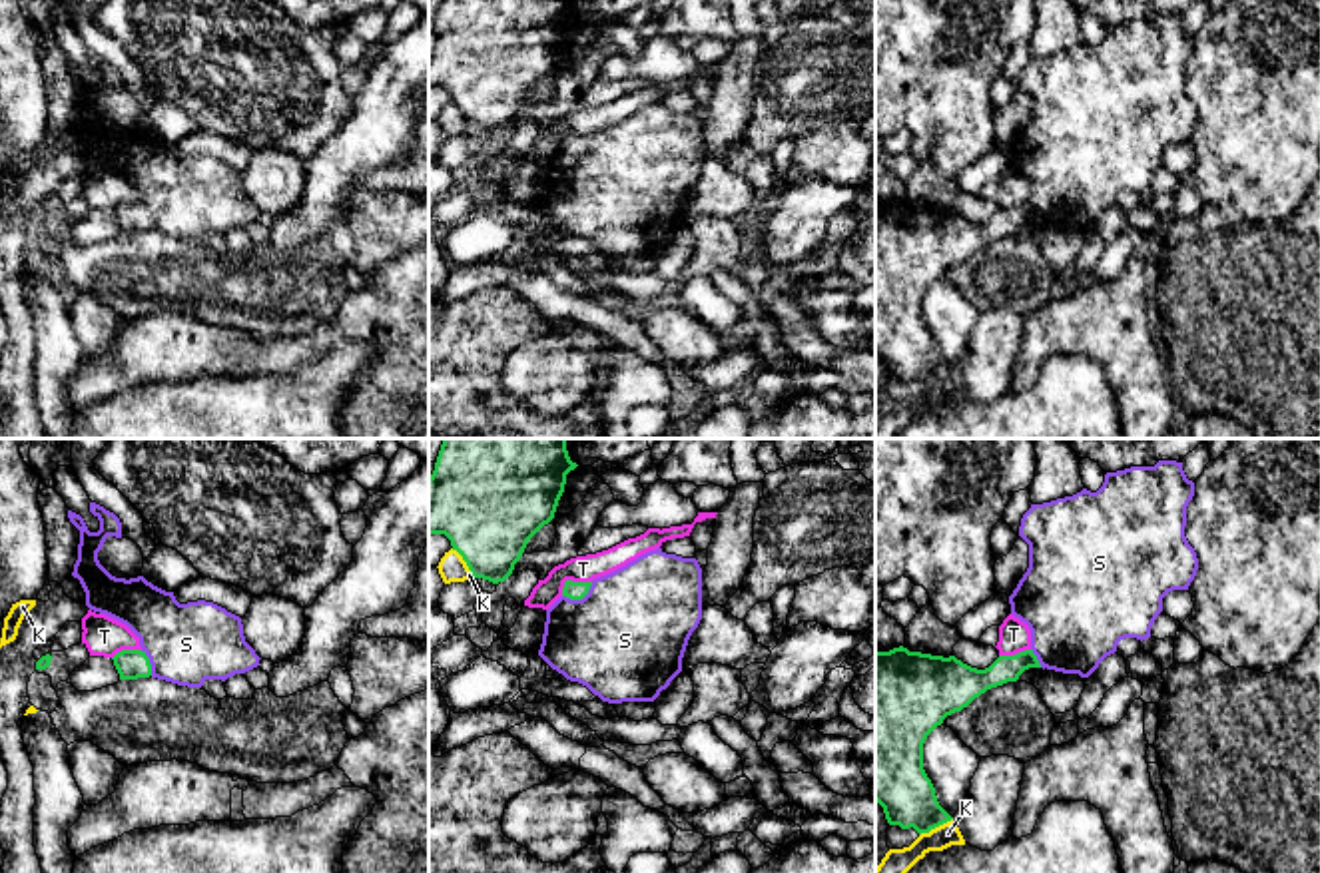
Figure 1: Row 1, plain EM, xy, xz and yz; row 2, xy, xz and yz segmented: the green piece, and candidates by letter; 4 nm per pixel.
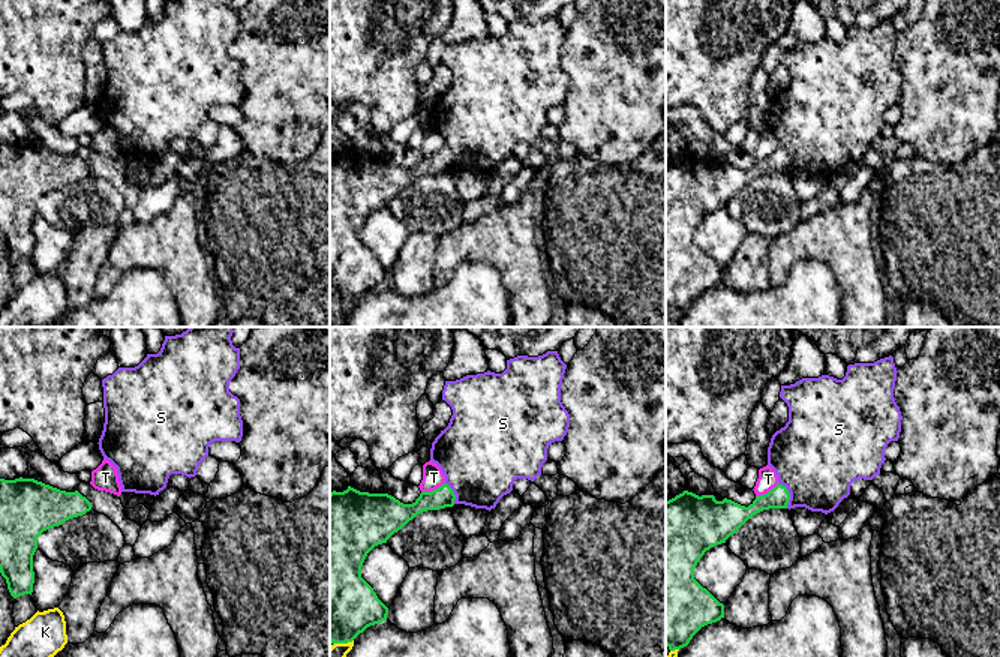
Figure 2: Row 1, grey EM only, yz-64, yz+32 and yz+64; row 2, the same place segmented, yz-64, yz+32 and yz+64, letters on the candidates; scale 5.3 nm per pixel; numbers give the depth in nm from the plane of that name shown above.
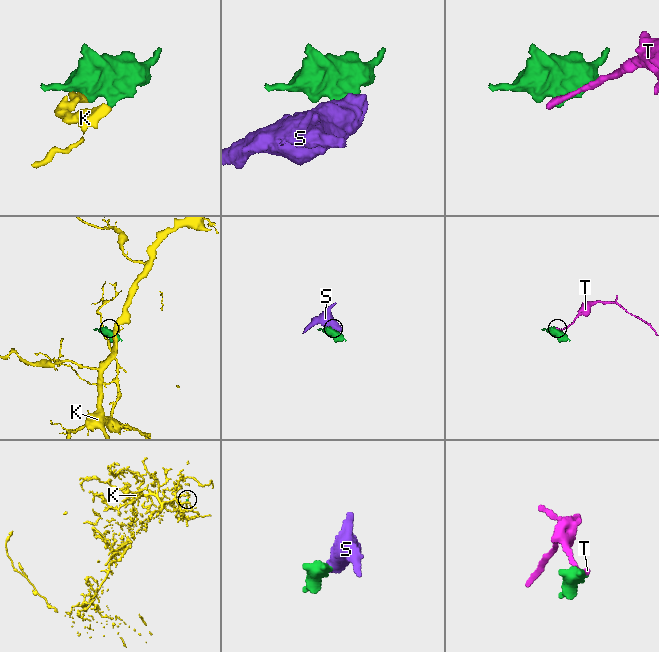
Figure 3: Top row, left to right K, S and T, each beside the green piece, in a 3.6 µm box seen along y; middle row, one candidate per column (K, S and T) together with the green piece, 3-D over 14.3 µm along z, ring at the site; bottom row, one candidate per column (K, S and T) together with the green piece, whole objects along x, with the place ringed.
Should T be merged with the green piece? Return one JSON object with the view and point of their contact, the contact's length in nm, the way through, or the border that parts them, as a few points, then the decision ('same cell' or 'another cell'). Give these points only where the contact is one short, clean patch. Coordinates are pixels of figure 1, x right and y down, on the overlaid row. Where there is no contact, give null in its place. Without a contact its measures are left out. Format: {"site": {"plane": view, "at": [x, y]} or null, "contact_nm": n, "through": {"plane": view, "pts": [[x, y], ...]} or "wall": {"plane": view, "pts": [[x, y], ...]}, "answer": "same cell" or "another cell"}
{"site": {"plane": "xz", "at": [571, 581]}, "contact_nm": 140, "wall": {"plane": "xz", "pts": [[591, 581], [567, 581], [561, 594]]}, "answer": "another cell"}

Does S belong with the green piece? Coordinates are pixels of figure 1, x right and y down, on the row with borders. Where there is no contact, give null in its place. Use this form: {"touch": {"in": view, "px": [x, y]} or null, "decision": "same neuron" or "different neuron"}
{"touch": {"in": "xz", "px": [579, 598]}, "decision": "same neuron"}

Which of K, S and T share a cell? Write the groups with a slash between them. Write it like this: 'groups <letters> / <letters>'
groups K / S / T

